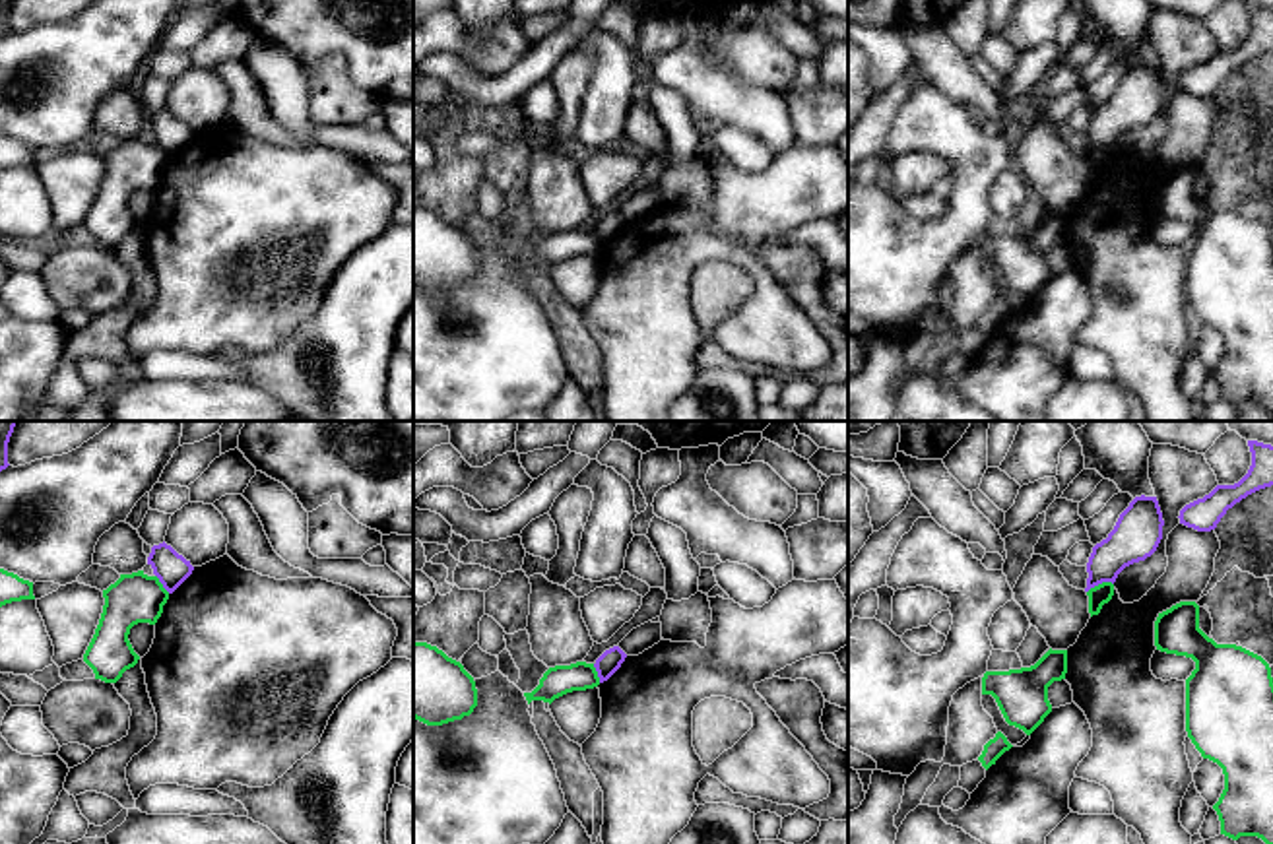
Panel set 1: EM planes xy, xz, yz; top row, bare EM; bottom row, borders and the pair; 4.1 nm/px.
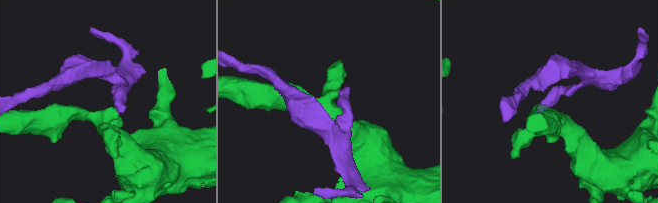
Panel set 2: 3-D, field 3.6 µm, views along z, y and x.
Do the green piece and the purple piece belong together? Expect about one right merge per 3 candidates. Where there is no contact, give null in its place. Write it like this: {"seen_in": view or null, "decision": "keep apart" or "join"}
{"seen_in": "yz", "decision": "keep apart"}

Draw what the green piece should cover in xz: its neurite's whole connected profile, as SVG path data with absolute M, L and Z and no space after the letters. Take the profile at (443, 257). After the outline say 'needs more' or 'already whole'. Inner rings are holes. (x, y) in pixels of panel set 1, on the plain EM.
M413 208L413 283L442 291L470 281L477 272L473 243L437 211Z; already whole

